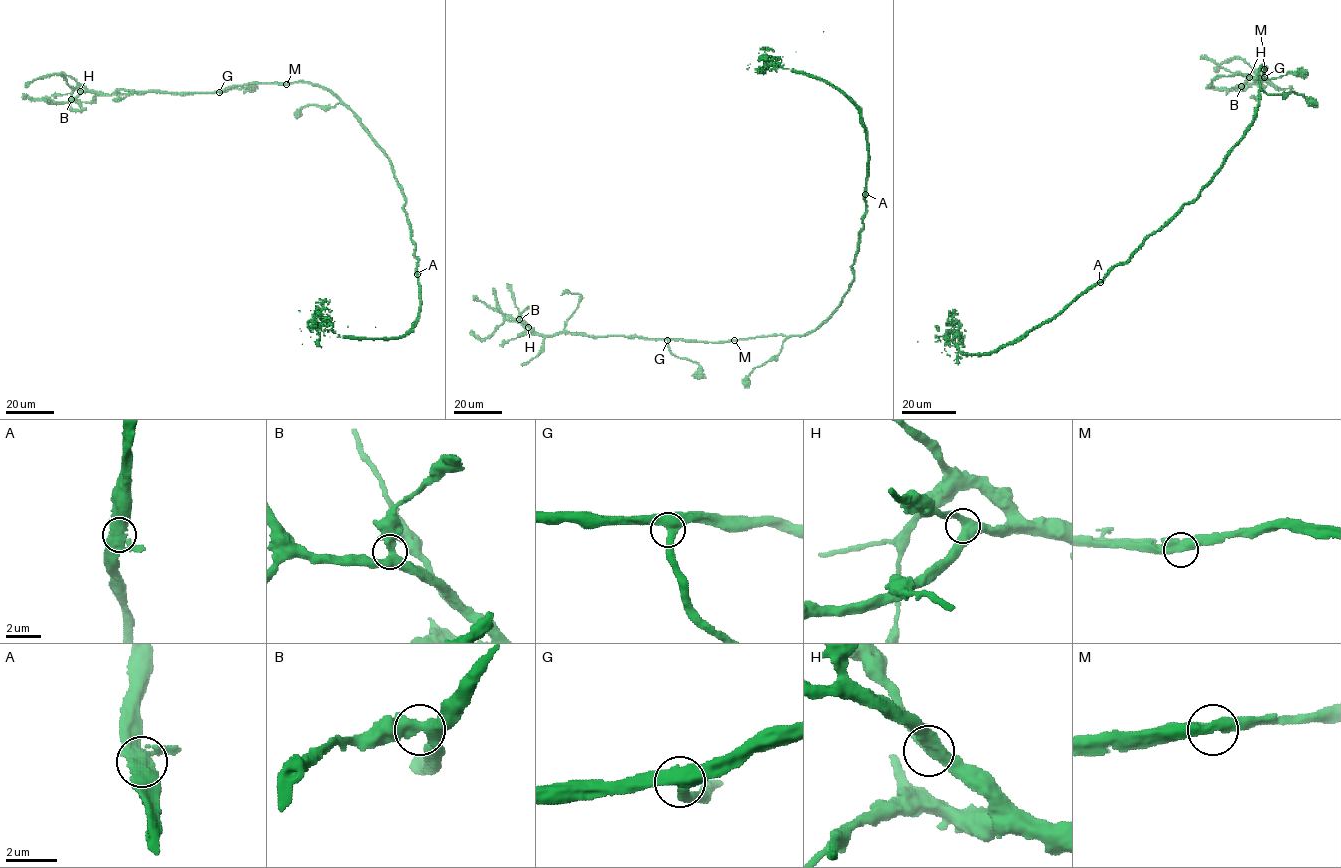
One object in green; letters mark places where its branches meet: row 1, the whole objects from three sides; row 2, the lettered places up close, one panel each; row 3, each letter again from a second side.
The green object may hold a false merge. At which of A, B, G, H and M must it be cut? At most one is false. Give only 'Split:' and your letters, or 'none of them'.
Split: none of them

